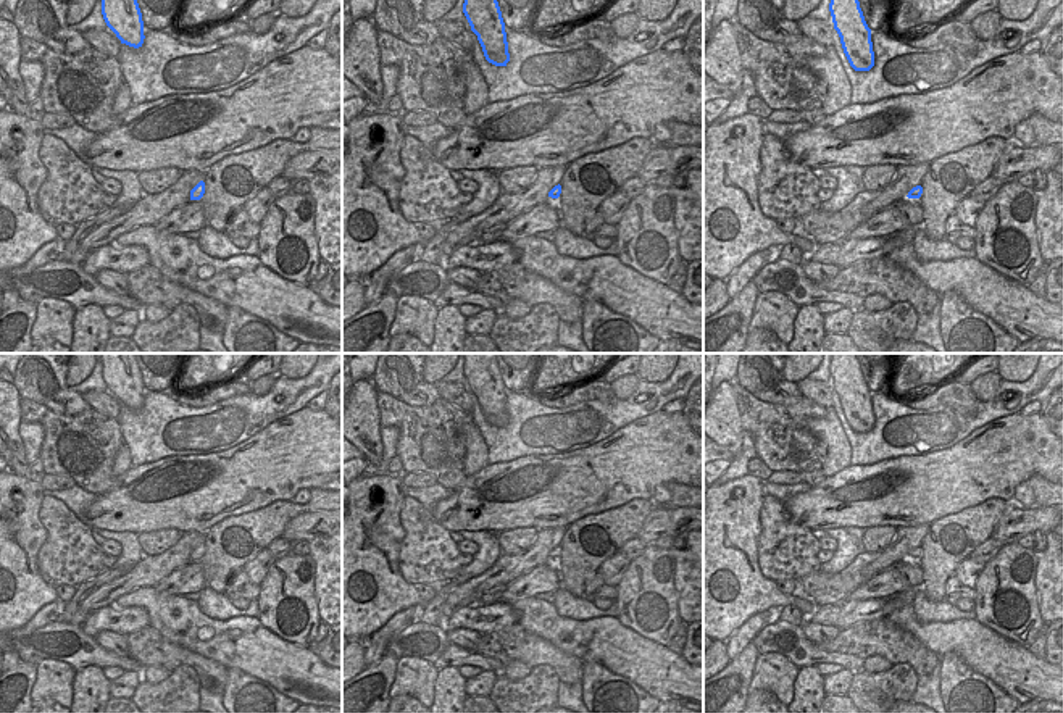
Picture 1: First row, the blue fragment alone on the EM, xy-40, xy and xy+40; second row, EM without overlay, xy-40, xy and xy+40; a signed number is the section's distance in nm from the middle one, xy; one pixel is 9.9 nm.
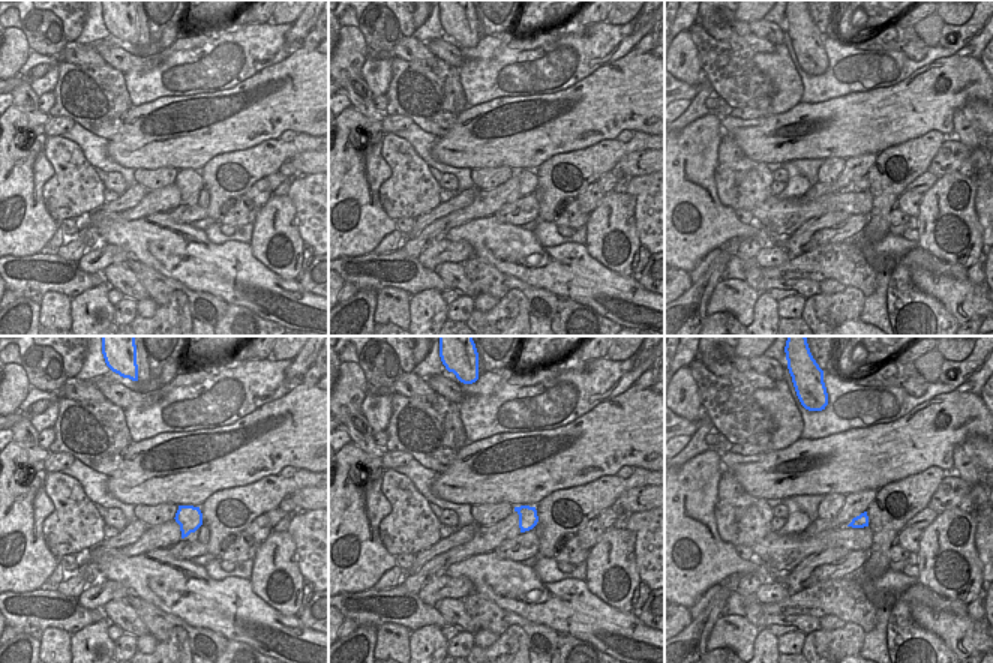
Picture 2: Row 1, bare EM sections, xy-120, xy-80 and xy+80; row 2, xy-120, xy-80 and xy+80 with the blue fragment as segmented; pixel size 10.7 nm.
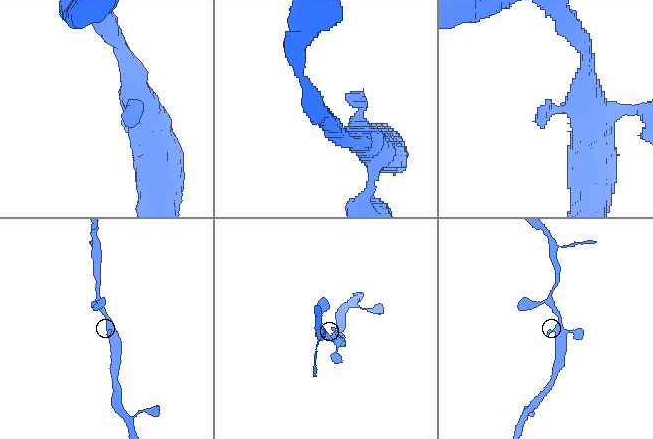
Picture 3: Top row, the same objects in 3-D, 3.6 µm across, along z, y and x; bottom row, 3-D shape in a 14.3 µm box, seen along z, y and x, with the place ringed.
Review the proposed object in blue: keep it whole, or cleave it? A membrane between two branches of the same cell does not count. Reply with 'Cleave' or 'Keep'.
Keep.

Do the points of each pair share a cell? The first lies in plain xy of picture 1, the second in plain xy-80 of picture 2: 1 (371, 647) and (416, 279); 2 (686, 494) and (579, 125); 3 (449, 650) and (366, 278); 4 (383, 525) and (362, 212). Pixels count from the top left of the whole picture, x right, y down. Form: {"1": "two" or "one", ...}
{"1": "two", "2": "two", "3": "one", "4": "one"}

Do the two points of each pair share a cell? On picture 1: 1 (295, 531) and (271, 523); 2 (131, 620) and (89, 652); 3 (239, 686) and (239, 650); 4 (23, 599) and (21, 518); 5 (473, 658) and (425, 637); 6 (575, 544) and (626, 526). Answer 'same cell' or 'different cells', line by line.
1: different cells
2: different cells
3: different cells
4: same cell
5: same cell
6: same cell

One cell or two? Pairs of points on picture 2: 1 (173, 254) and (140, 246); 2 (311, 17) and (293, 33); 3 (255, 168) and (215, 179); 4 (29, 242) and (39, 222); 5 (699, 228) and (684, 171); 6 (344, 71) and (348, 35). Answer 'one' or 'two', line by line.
1: one
2: one
3: one
4: one
5: one
6: one

